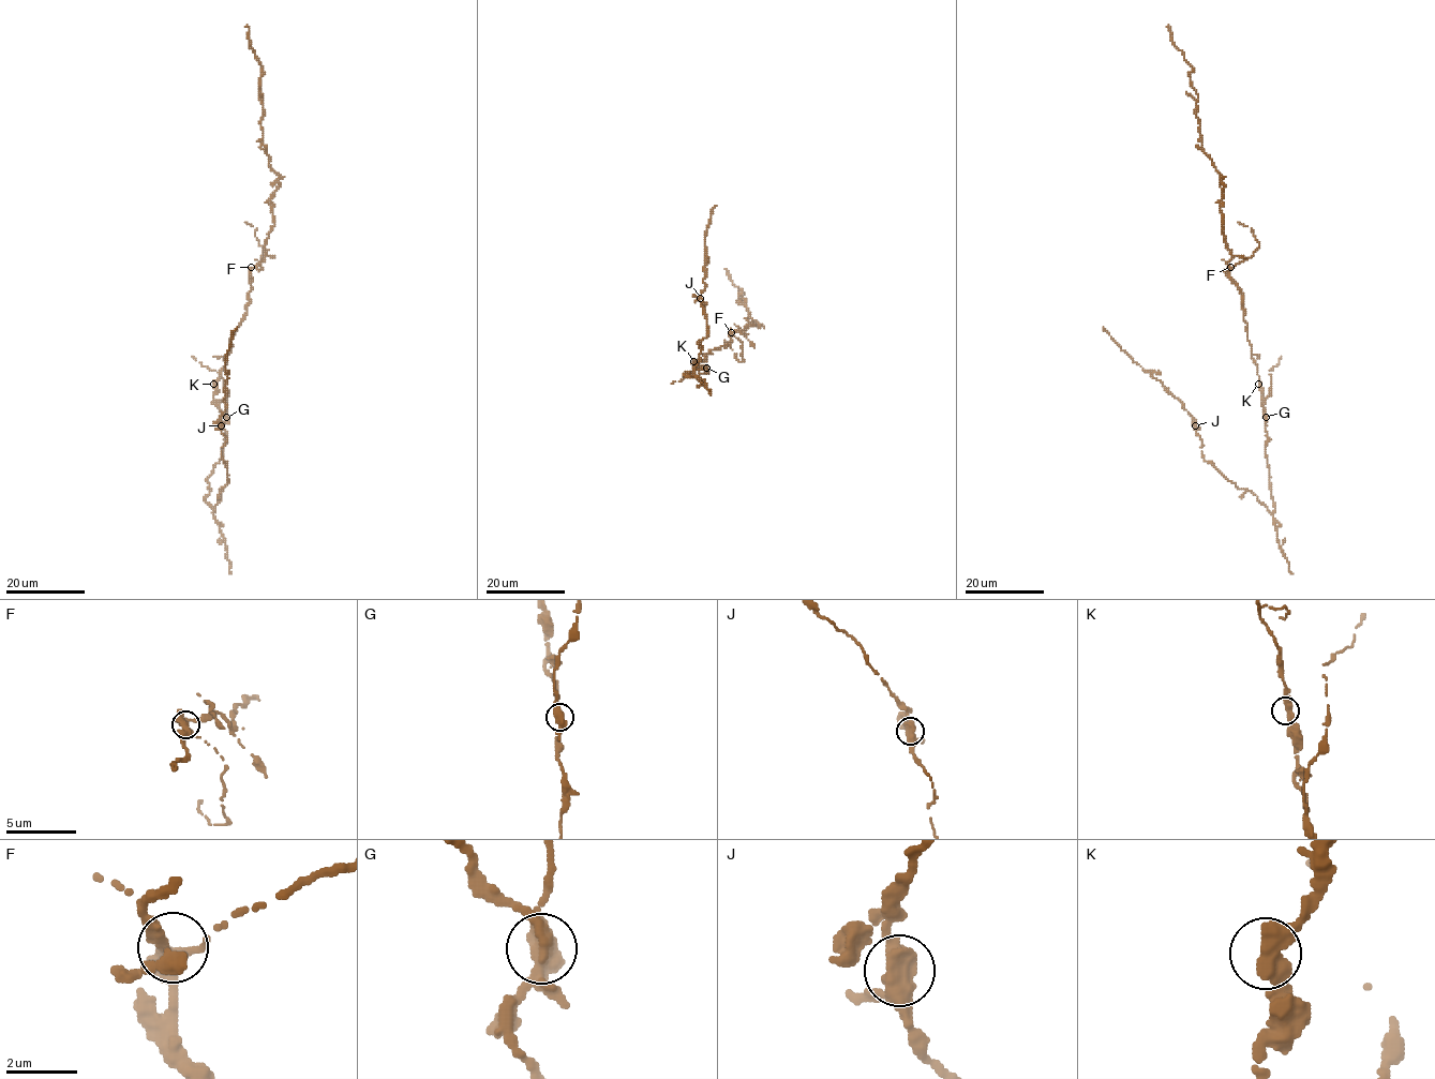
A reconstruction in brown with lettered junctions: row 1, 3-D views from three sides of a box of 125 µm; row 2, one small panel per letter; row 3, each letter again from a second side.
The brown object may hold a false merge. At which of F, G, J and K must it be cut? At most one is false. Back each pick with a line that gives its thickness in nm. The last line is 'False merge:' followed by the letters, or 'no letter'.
G: calibre 420 nm
False merge: G

